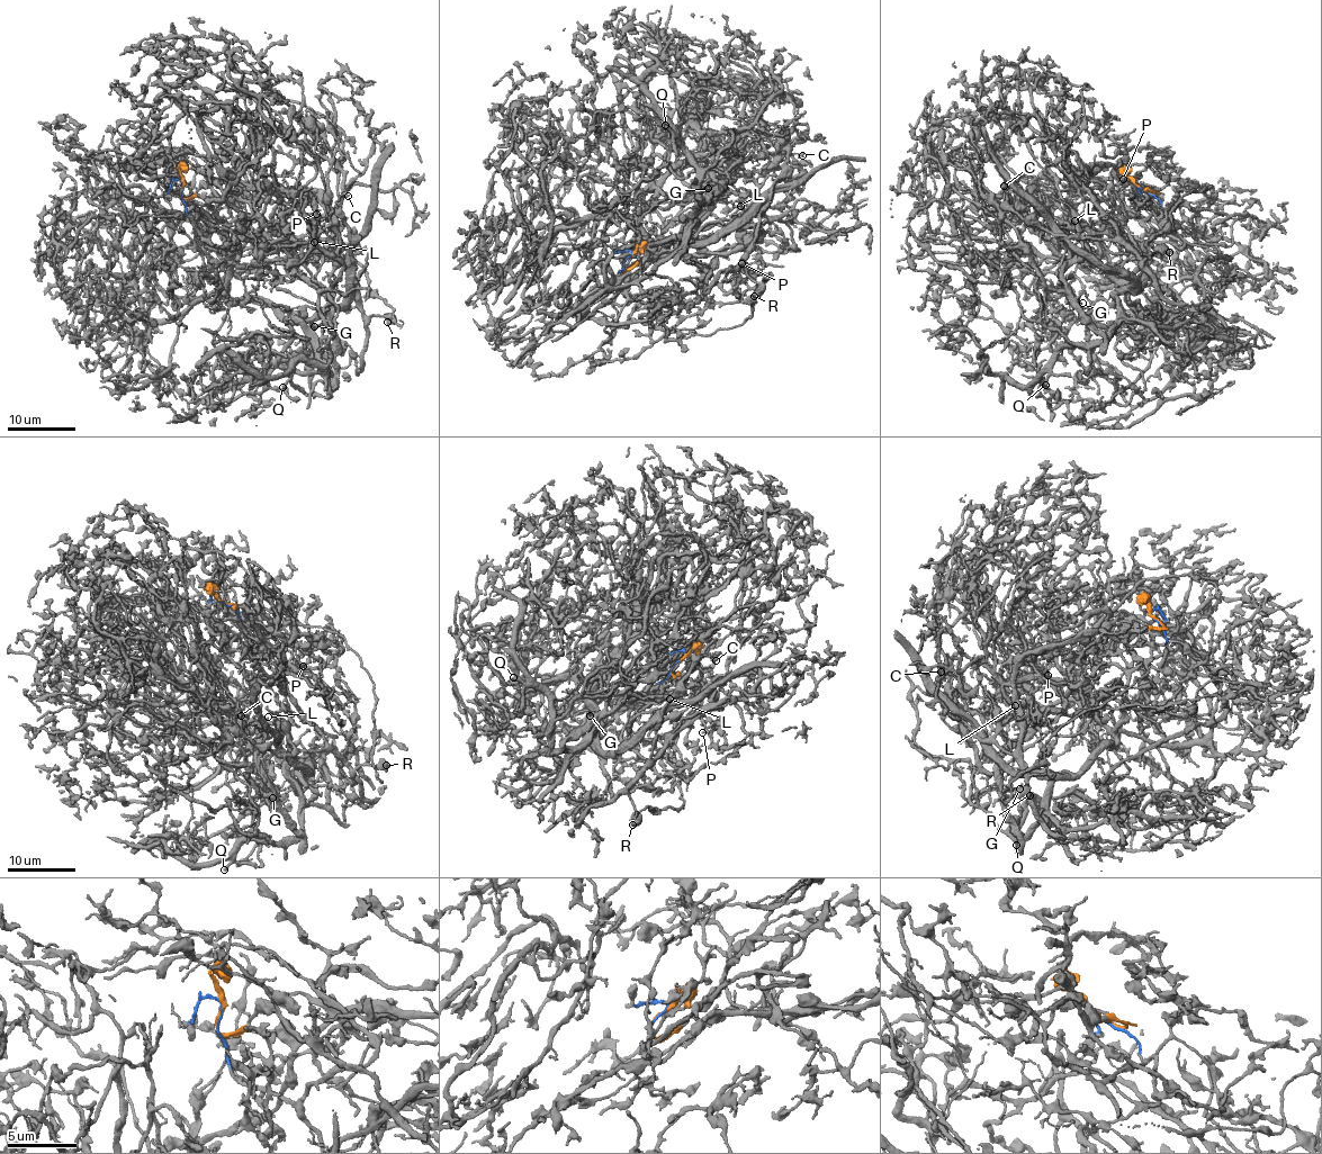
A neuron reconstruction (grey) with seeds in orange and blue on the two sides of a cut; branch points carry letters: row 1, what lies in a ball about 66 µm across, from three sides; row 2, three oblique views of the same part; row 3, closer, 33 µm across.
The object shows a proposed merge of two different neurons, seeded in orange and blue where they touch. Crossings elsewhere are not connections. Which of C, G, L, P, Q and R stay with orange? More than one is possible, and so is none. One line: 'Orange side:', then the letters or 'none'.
Orange side: C, G, L, R

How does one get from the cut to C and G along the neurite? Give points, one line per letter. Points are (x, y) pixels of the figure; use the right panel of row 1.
C: (1141, 188), (1123, 181), (1094, 206), (1104, 225), (1059, 289), (1004, 218), (1004, 186)
G: (1141, 188), (1123, 181), (1094, 207), (1104, 226), (1062, 276), (1082, 304)

